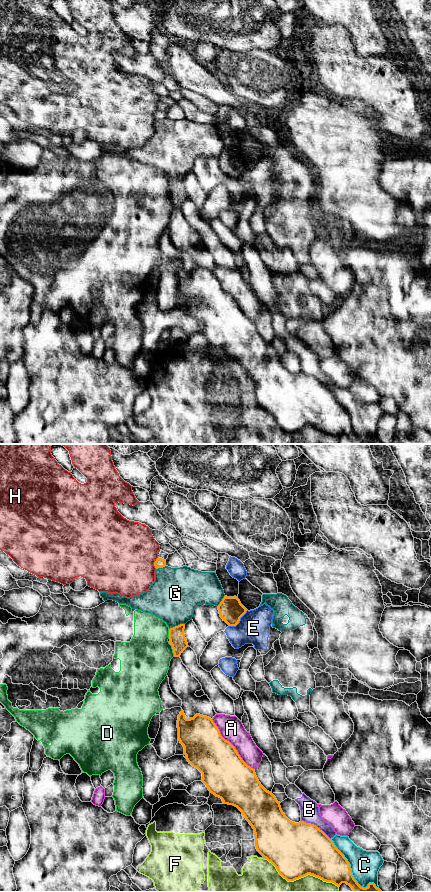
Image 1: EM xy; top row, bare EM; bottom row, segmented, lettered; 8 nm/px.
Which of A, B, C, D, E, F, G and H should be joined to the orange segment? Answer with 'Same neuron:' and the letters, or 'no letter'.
Same neuron: no letter

